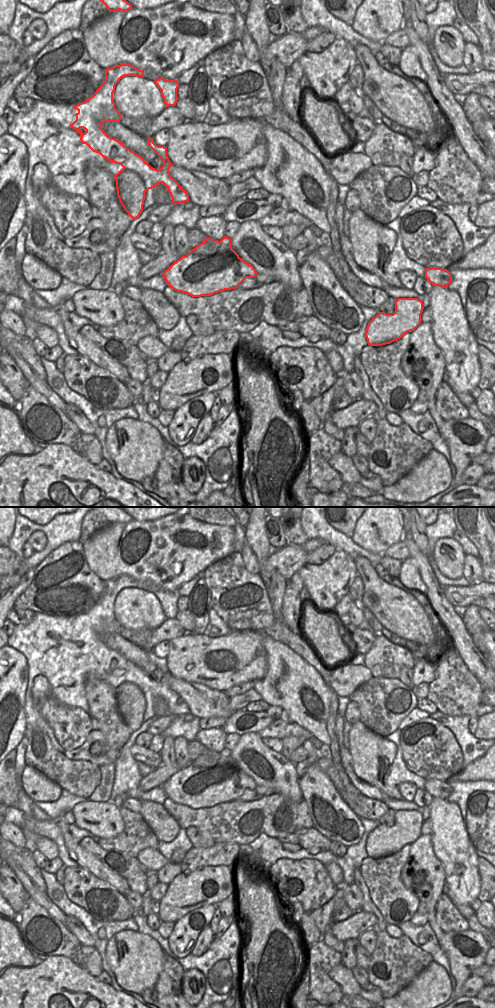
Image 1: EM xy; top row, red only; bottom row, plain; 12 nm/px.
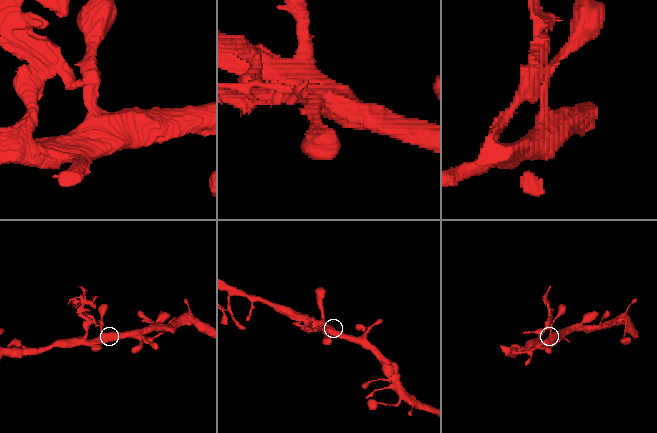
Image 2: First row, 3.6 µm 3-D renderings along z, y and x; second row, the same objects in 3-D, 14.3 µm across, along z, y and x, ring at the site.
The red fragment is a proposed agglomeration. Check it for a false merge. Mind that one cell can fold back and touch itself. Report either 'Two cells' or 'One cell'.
Two cells

